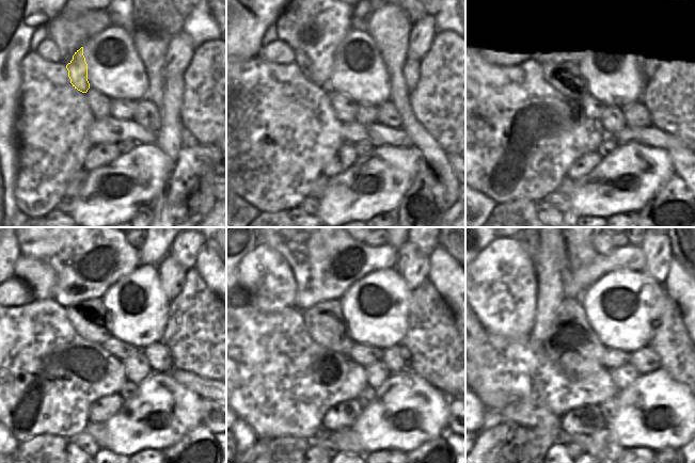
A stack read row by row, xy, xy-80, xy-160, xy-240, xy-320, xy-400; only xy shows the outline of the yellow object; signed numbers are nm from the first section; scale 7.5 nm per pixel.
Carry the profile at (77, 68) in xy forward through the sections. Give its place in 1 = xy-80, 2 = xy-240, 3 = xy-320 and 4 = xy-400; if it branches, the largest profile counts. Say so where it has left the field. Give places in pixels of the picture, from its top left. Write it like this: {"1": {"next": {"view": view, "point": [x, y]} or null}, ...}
{"1": {"next": {"view": "xy-80", "point": [320, 43]}}, "2": {"next": {"view": "xy-240", "point": [89, 277]}}, "3": {"next": {"view": "xy-320", "point": [331, 274]}}, "4": {"next": {"view": "xy-400", "point": [559, 280]}}}

